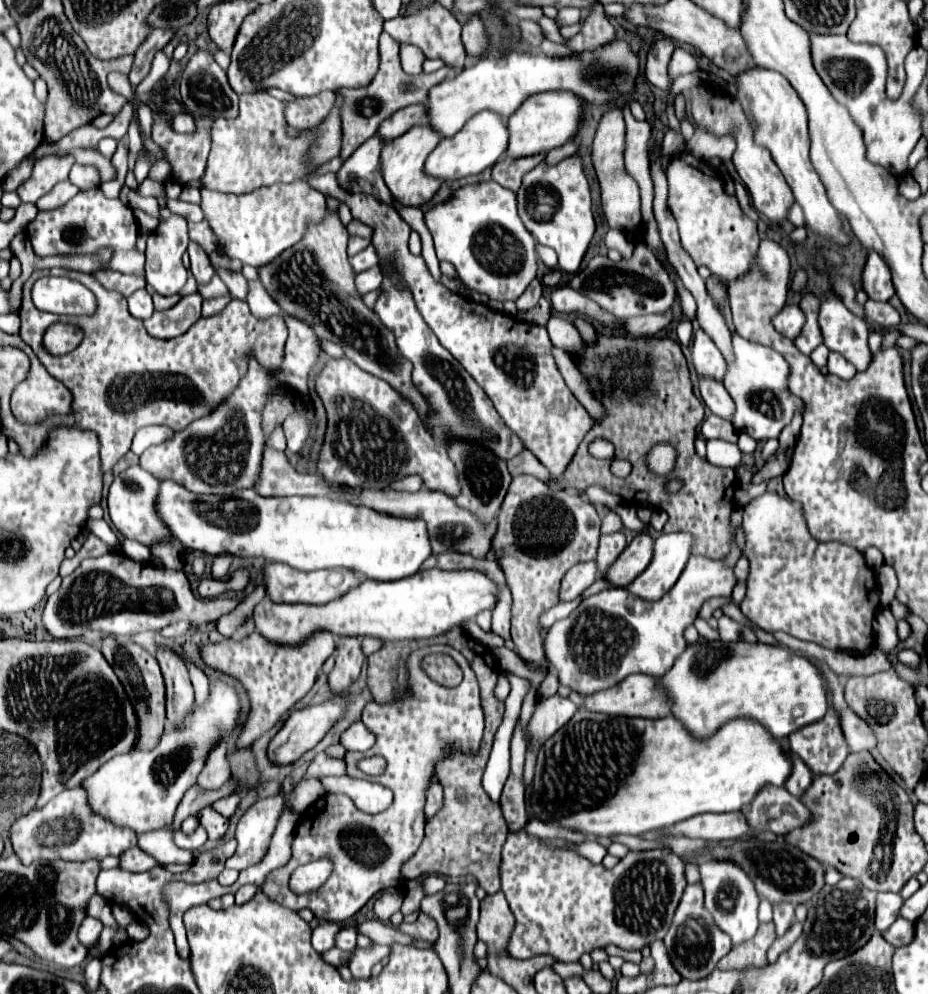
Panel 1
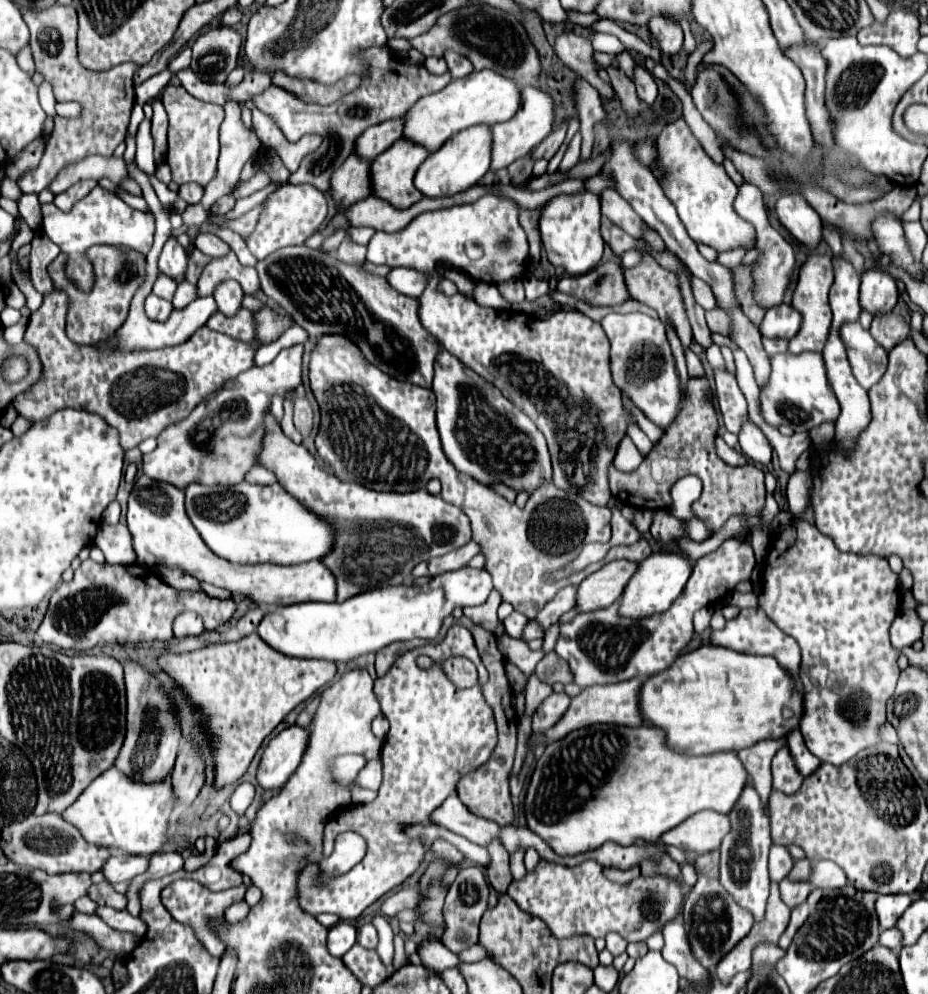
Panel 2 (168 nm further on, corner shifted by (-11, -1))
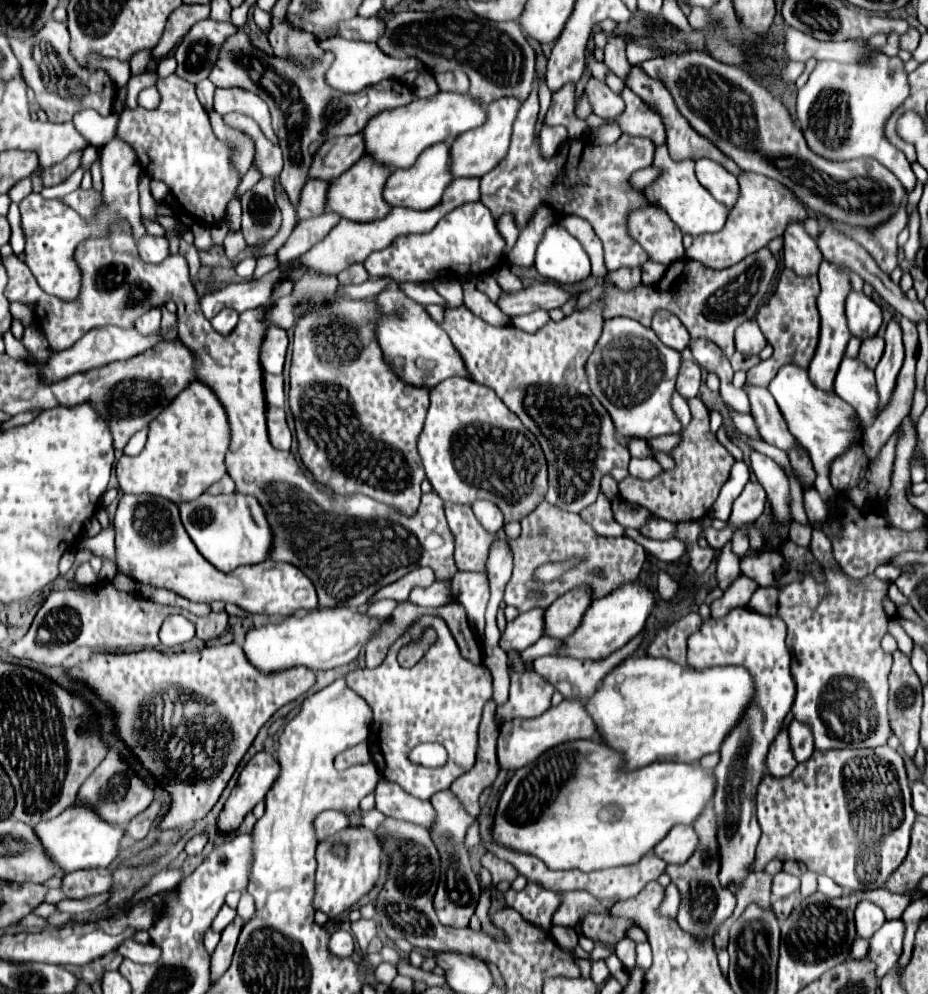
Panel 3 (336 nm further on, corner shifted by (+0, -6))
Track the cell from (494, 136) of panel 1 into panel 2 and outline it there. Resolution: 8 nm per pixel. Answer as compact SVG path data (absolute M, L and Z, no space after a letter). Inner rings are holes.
M477 125L477 127L467 127L461 133L449 137L439 151L435 151L431 157L427 157L427 161L423 161L423 165L419 165L417 173L415 173L415 187L423 193L423 197L451 197L455 193L461 193L473 185L477 185L477 181L483 179L483 175L489 171L489 163L491 163L491 133L489 133L489 125Z

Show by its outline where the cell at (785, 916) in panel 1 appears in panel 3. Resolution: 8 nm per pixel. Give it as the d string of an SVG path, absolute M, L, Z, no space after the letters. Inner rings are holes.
M778 872L774 876L774 882L772 882L772 898L786 898L790 894L794 894L796 890L800 888L800 878L792 876L792 874L786 874L786 872Z

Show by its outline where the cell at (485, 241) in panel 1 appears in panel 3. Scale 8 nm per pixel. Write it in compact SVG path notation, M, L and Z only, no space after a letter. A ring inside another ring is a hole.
M482 202L464 204L446 214L430 232L410 234L392 242L380 252L372 252L364 260L370 278L390 276L396 282L430 282L440 276L472 276L494 272L504 260L506 242L496 230L492 212Z

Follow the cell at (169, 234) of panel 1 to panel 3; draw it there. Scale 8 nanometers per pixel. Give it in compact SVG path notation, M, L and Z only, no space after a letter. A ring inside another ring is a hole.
M144 236L144 238L140 240L138 252L140 252L140 258L142 258L144 262L160 264L160 262L168 256L168 240L166 240L164 236L162 236L162 238Z

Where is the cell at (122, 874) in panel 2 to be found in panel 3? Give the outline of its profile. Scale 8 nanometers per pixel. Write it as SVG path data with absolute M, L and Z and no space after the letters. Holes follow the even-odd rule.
M76 870L66 874L62 880L62 890L68 898L86 898L112 888L112 874L100 874L100 870Z

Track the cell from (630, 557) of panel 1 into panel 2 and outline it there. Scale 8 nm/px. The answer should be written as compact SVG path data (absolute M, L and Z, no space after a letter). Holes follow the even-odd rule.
M611 561L603 565L599 571L591 573L577 587L577 613L593 613L605 609L611 603L617 603L623 595L627 581L633 577L637 563L631 561Z

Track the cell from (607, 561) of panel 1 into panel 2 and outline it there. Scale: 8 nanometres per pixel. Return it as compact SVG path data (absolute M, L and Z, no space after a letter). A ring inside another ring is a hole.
M613 505L611 507L611 527L613 527L613 537L611 537L611 545L633 545L641 535L639 531L621 515L619 507Z

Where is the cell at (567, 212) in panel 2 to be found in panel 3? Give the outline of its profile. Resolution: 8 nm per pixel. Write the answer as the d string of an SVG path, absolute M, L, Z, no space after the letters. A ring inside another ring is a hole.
M552 224L544 230L538 244L536 270L554 282L574 284L590 274L590 260L580 242L564 226Z

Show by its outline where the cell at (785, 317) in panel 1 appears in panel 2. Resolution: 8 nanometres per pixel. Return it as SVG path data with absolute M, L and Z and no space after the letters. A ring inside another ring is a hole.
M781 303L765 313L759 325L759 333L763 337L773 337L773 339L791 339L799 331L799 325L801 325L801 315L795 309L791 309L791 305Z

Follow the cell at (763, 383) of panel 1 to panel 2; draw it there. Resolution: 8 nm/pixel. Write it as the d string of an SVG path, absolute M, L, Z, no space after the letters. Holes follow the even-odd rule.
M779 353L771 357L771 377L761 391L761 413L773 427L789 425L793 431L809 431L825 421L835 423L839 411L839 403L827 385L821 353Z

